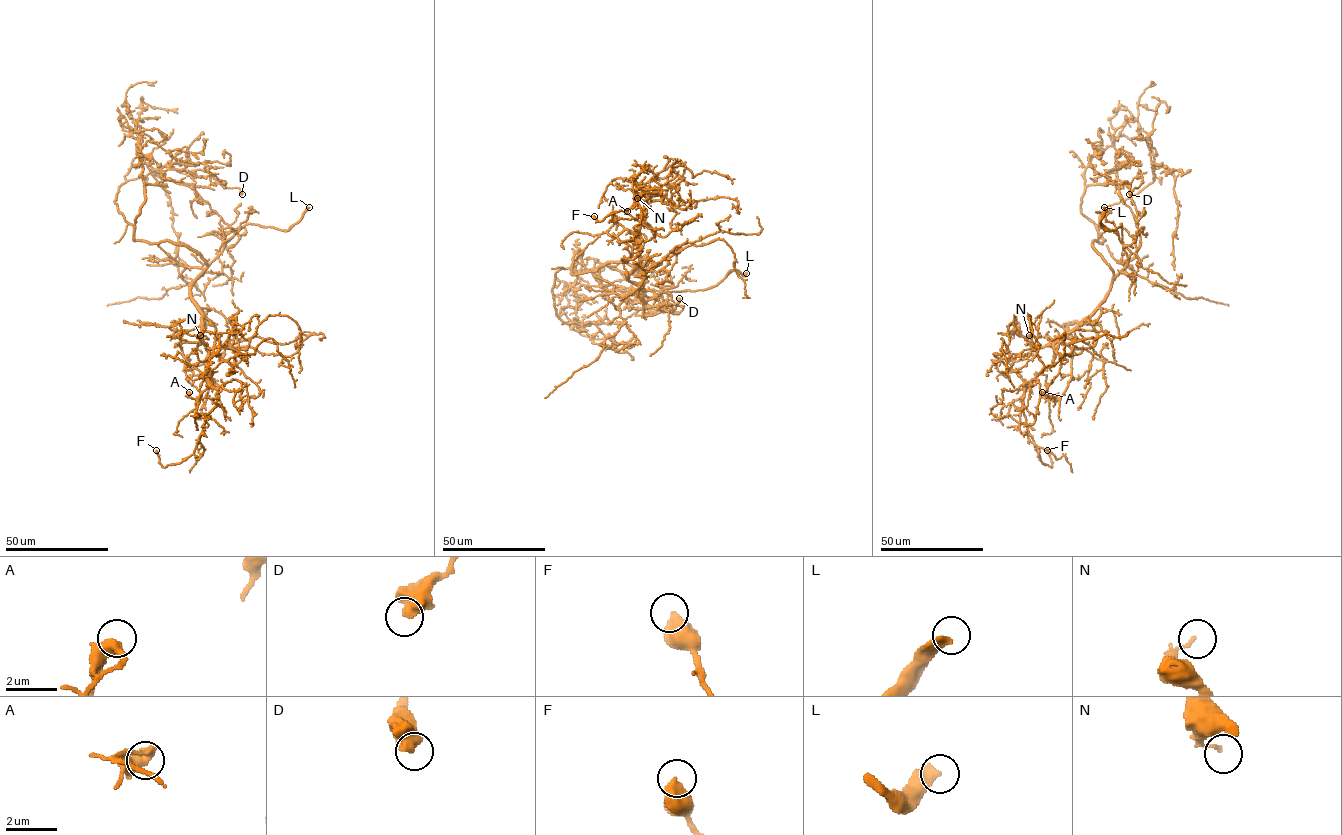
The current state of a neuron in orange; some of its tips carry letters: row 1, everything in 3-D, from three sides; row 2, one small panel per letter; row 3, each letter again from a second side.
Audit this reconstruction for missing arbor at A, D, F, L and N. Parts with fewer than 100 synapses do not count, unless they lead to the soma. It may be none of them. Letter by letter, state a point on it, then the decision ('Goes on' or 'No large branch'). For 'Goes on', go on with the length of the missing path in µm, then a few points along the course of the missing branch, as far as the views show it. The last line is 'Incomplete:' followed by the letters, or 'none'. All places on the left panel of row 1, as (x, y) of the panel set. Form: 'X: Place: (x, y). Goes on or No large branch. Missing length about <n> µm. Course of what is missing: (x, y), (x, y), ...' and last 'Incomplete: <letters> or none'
A: Place: (189, 392). No large branch
D: Place: (242, 194). No large branch
F: Place: (156, 450). No large branch
L: Place: (309, 207). Goes on. Missing length about 30 µm. Course of what is missing: (309, 207), (316, 198), (322, 195), (330, 198), (333, 191), (334, 194)
N: Place: (200, 335). No large branch
Incomplete: L

